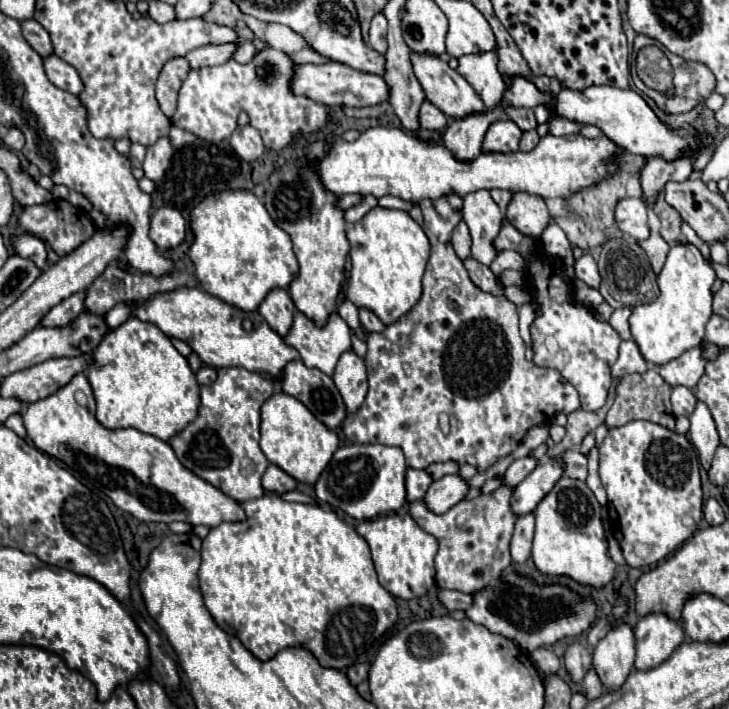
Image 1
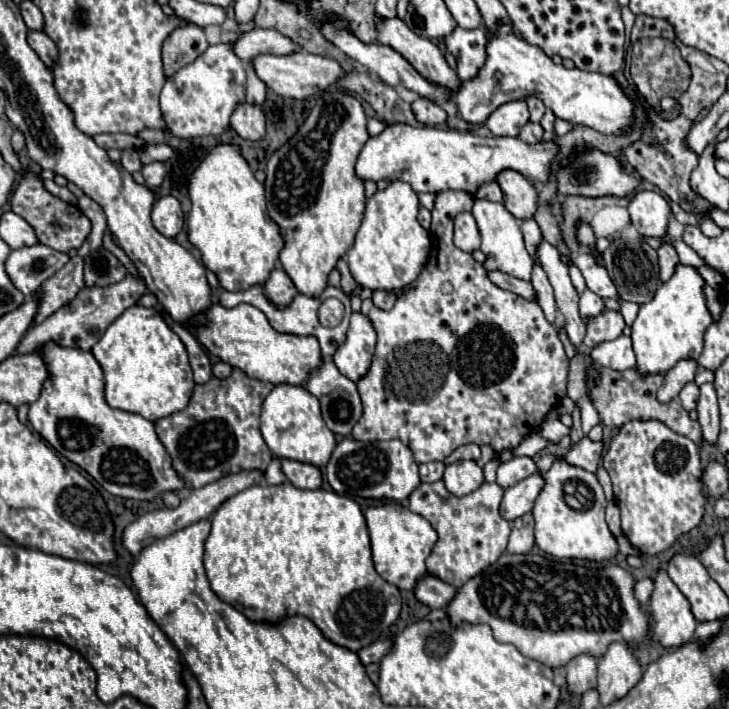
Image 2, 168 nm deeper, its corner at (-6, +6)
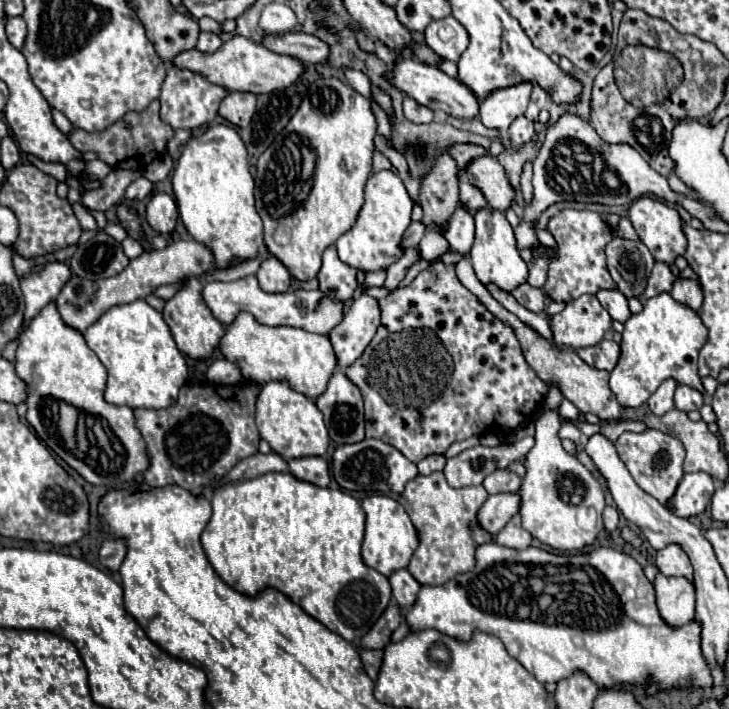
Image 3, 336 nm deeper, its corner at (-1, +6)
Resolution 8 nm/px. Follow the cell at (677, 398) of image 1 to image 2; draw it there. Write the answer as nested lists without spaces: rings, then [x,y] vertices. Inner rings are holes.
[[[692,382],[692,384],[686,384],[684,388],[682,388],[682,392],[680,392],[680,402],[682,402],[682,406],[684,406],[684,410],[694,410],[696,408],[696,402],[698,402],[698,386]]]

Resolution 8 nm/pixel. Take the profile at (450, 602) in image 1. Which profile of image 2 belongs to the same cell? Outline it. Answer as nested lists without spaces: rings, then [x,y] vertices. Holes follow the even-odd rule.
[[[426,576],[418,582],[414,588],[414,594],[420,602],[428,604],[430,608],[444,608],[456,594],[456,588],[450,586],[448,582],[442,582],[440,578]]]

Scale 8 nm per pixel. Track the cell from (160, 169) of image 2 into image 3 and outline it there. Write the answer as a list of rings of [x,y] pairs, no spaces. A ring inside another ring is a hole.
[[[137,178],[135,182],[131,182],[125,190],[125,200],[133,202],[133,200],[143,200],[145,196],[151,194],[151,188],[153,184],[147,180],[147,178]]]

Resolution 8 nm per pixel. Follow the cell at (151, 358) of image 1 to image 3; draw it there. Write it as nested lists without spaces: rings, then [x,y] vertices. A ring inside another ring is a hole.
[[[145,300],[111,306],[85,330],[85,340],[109,372],[105,388],[105,400],[109,404],[125,404],[129,408],[167,408],[177,402],[179,388],[189,378],[187,362],[177,350],[163,314],[151,308]]]

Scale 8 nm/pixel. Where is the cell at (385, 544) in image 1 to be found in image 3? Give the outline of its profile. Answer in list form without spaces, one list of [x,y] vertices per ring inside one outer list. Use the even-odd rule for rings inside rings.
[[[377,493],[367,496],[361,504],[367,514],[365,540],[363,540],[363,550],[361,550],[363,562],[375,568],[377,572],[381,572],[383,576],[389,576],[395,570],[407,568],[413,552],[419,546],[419,538],[417,538],[417,530],[411,524],[405,508],[397,500]]]

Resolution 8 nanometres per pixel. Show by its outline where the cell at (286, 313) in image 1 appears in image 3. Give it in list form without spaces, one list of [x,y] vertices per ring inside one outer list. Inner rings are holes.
[[[271,256],[261,264],[257,280],[265,292],[287,292],[291,284],[291,274],[275,256]]]

